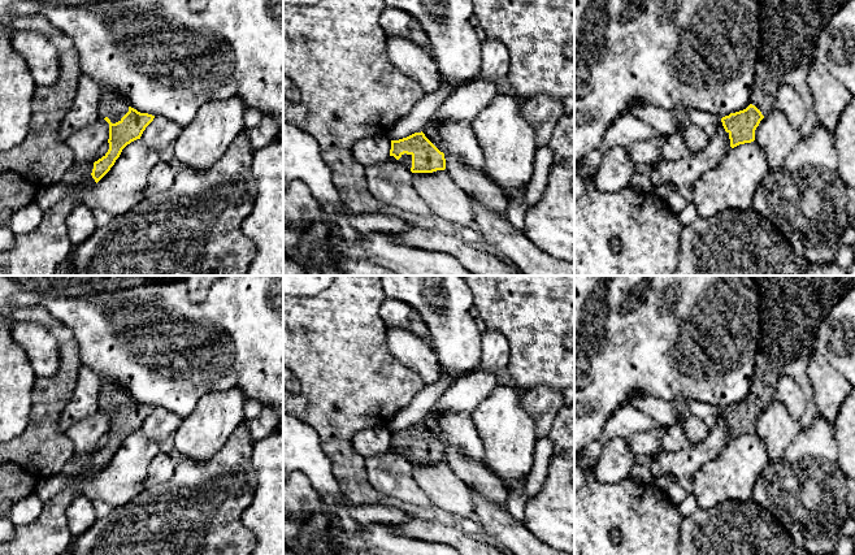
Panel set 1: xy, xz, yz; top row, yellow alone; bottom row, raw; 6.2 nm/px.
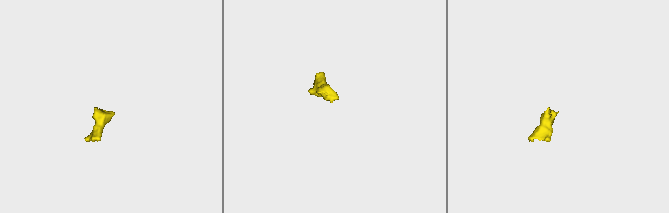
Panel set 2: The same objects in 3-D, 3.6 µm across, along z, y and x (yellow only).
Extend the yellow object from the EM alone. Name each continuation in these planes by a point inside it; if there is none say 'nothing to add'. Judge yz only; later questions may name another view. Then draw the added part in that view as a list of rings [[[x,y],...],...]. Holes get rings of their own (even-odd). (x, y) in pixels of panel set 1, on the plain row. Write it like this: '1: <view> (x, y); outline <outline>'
1: yz (791, 308); outline [[[752,276],[760,334],[751,395],[765,408],[785,367],[815,351],[821,321],[854,286],[855,276]]]

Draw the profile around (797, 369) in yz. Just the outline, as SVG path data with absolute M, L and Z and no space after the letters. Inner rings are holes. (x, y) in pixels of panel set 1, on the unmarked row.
M811 354L794 359L784 369L784 374L793 378L802 387L807 399L806 411L799 419L800 426L803 429L807 428L819 416L819 411L813 399L812 386L807 374L807 365L810 359Z

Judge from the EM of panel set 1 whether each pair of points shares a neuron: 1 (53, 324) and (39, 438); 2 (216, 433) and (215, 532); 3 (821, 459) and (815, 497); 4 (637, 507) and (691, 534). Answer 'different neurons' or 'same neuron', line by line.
1: same neuron
2: different neurons
3: same neuron
4: different neurons

